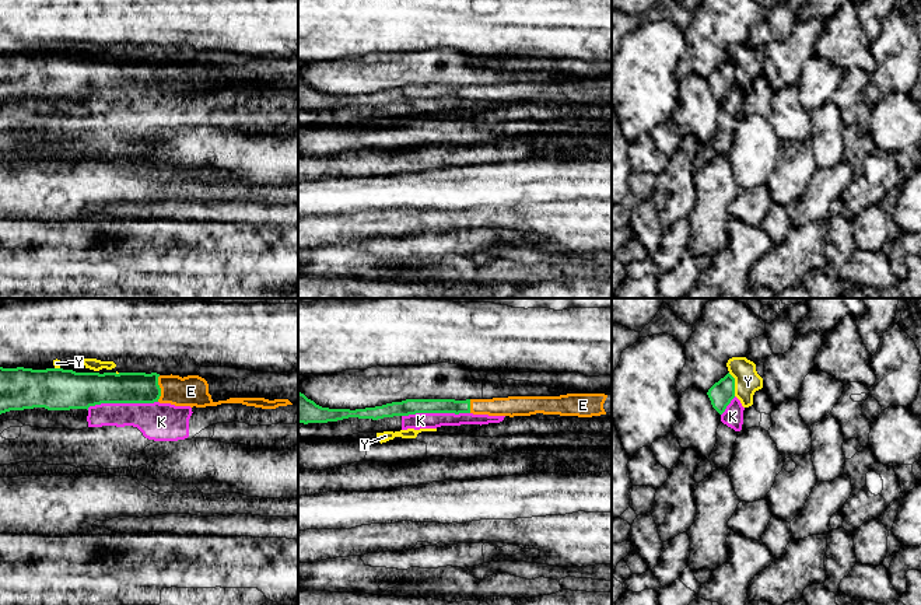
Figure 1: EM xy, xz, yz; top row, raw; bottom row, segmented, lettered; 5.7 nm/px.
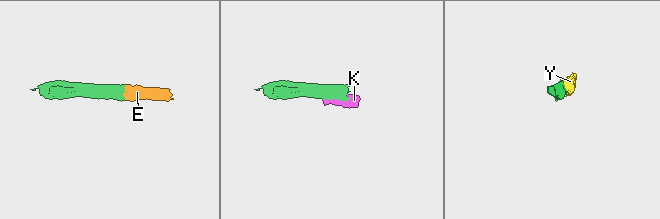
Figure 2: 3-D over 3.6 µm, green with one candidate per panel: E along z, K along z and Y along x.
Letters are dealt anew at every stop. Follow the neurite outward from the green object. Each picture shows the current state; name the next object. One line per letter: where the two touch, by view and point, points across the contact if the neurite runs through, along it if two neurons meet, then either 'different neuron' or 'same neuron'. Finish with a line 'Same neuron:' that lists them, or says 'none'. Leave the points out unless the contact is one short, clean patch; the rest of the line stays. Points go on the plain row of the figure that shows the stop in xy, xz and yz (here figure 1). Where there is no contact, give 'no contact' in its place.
E: contact xy (160, 74); way xy (125, 73), (160, 74), (191, 77); same neuron
K: contact xy (122, 88); border xy (157, 87), (101, 88), (87, 95); different neuron
Y: contact yz (734, 70); different neuron
Same neuron: E

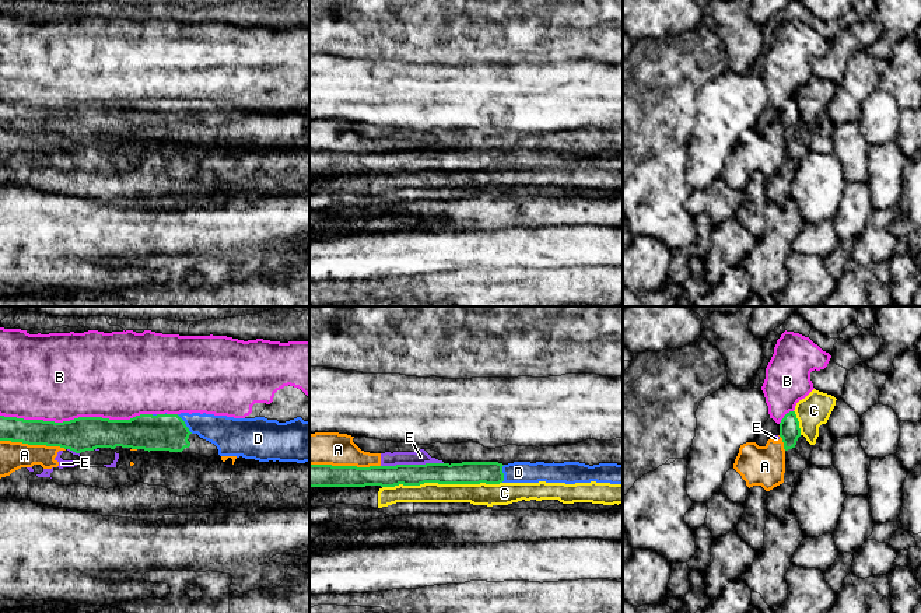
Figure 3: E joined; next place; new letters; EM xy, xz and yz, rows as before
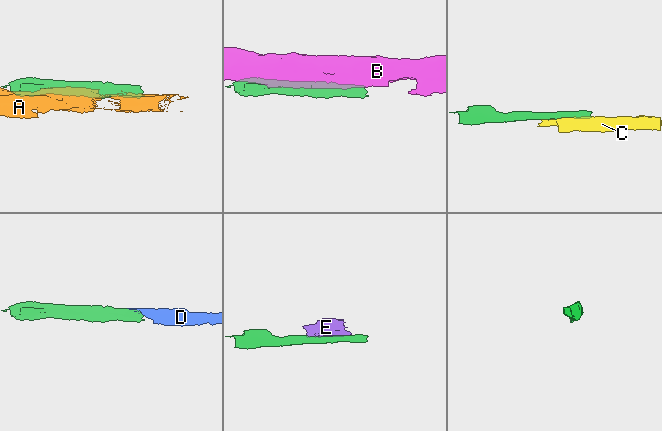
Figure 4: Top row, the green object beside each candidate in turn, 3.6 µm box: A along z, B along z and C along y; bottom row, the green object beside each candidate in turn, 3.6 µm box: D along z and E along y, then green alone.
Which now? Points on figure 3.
A: contact xz (345, 153); different neuron
B: contact xy (76, 105); different neuron
C: contact xz (441, 170); different neuron
D: contact xy (185, 111); way xy (146, 118), (171, 118), (185, 111), (203, 111), (226, 119); same neuron
E: contact xz (412, 151); border xz (443, 149), (381, 153); different neuron
Same neuron: D

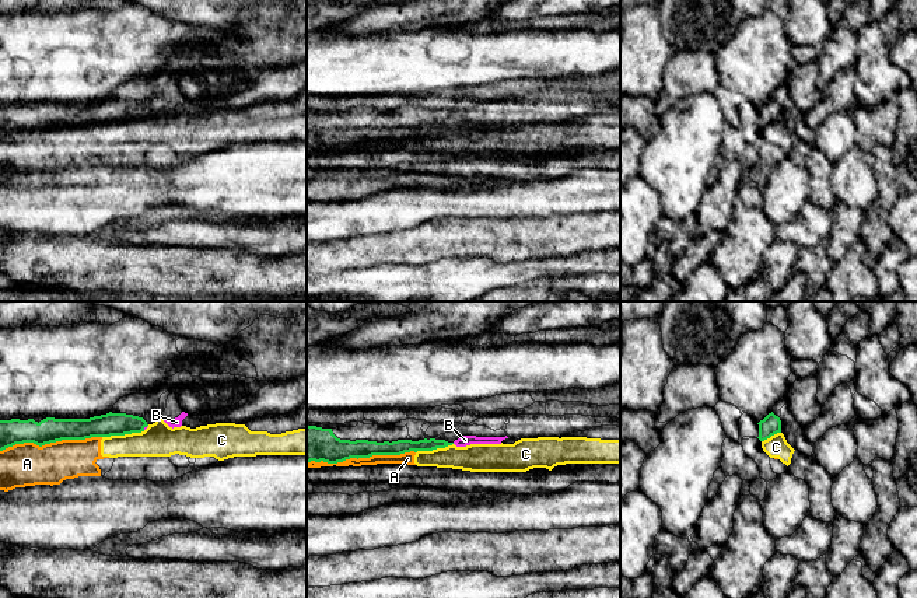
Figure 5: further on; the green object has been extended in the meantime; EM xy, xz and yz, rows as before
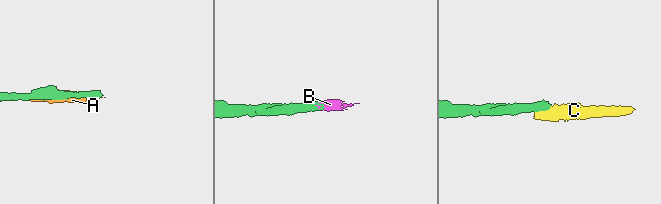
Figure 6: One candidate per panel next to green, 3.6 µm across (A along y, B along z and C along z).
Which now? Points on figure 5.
A: contact xz (360, 143); different neuron
B: contact xy (144, 112); way xy (108, 111), (144, 112), (147, 112); same neuron
C: contact xy (123, 121); border xy (144, 116), (102, 123); different neuron
Same neuron: B

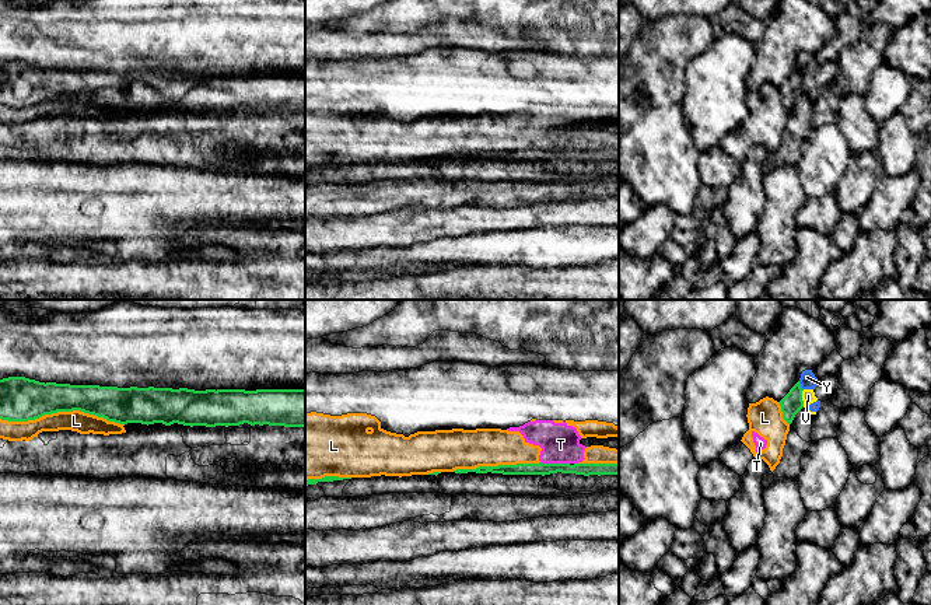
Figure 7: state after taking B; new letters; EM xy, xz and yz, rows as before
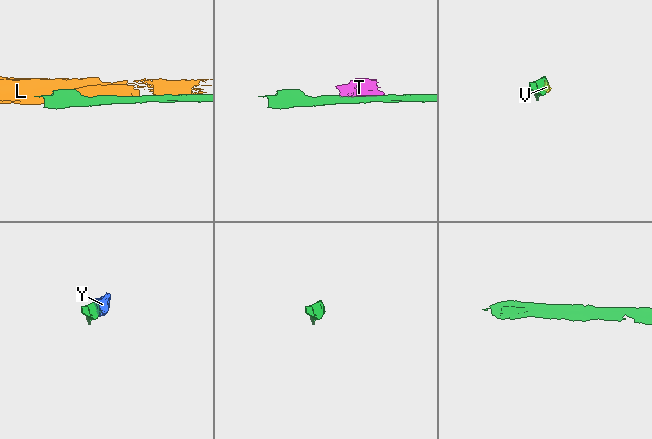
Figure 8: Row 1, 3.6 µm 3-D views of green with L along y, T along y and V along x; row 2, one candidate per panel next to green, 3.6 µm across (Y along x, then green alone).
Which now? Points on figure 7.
L: contact xy (62, 97); different neuron
T: contact xz (555, 150); border xz (541, 147), (569, 150); different neuron
V: contact yz (801, 86); different neuron
Y: contact yz (800, 72); different neuron
Same neuron: none

